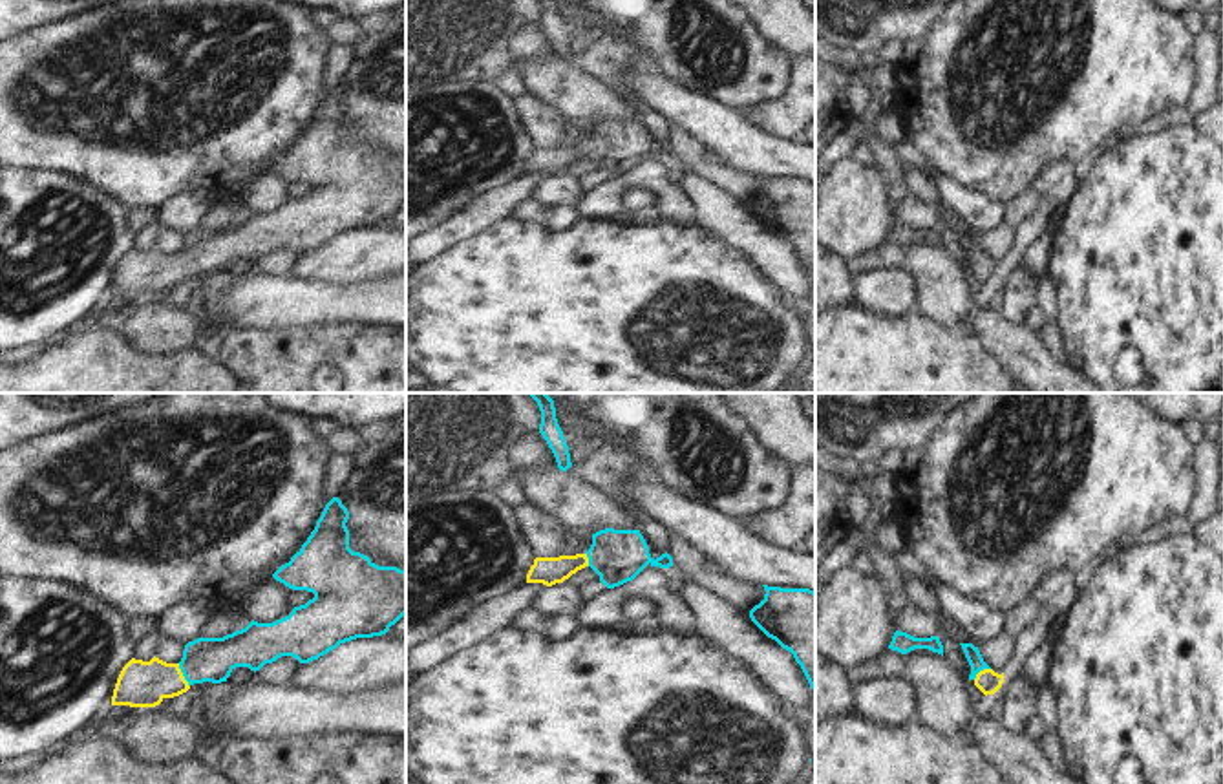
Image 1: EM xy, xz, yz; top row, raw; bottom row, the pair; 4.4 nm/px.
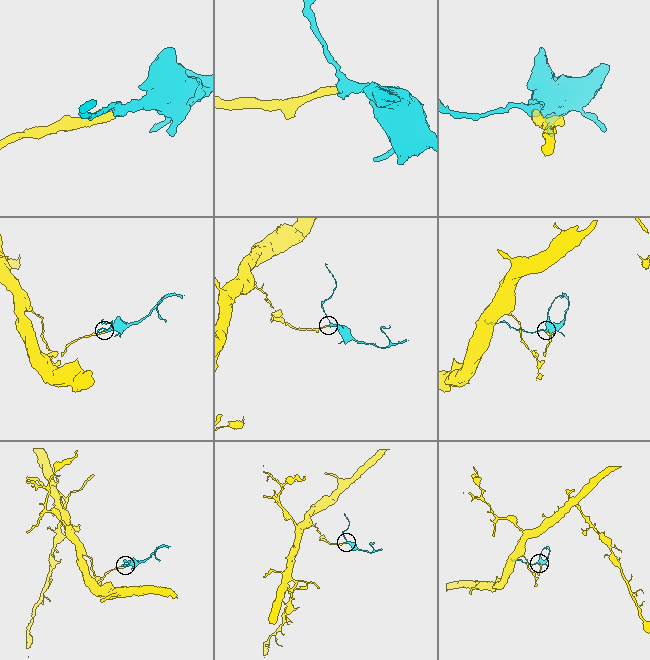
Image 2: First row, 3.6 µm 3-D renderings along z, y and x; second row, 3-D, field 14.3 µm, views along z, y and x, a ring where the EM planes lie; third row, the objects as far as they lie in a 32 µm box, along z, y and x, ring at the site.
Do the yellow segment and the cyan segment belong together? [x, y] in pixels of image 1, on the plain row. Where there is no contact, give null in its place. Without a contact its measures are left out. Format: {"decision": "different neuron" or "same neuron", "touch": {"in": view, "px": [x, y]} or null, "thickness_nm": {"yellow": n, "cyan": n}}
{"decision": "same neuron", "touch": {"in": "xy", "px": [181, 265]}, "thickness_nm": {"yellow": 200, "cyan": 190}}

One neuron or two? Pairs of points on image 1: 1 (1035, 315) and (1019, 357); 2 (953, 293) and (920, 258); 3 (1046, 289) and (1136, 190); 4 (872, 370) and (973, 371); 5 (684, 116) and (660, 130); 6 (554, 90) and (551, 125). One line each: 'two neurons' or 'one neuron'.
1: two neurons
2: one neuron
3: two neurons
4: one neuron
5: two neurons
6: two neurons

